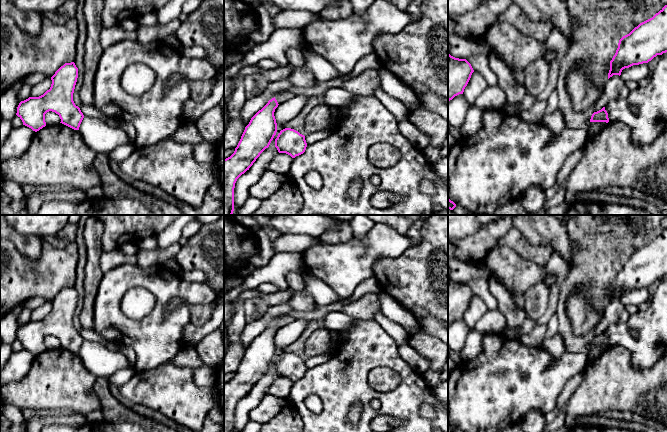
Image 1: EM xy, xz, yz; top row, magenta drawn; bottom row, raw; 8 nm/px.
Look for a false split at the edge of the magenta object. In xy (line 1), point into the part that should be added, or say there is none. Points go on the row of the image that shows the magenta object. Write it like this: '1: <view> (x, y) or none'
1: none

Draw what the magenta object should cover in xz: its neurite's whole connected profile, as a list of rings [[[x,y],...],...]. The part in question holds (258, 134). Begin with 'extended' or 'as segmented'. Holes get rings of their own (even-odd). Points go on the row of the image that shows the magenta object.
as segmented; [[[275,97],[269,100],[245,127],[234,153],[224,159],[224,215],[233,214],[237,179],[249,170],[276,135],[277,123],[274,112],[278,105]]]

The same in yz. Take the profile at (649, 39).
as segmented; [[[667,5],[619,40],[616,53],[610,61],[608,79],[613,75],[620,76],[625,68],[648,63],[666,52]]]

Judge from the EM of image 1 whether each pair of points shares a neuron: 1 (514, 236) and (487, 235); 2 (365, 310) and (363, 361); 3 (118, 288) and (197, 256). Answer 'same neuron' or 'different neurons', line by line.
1: different neurons
2: different neurons
3: different neurons

